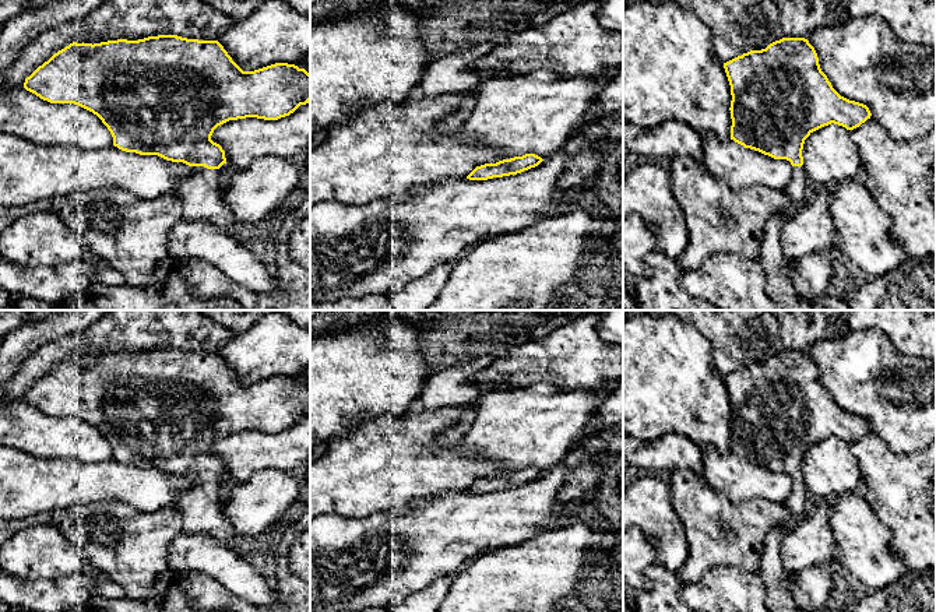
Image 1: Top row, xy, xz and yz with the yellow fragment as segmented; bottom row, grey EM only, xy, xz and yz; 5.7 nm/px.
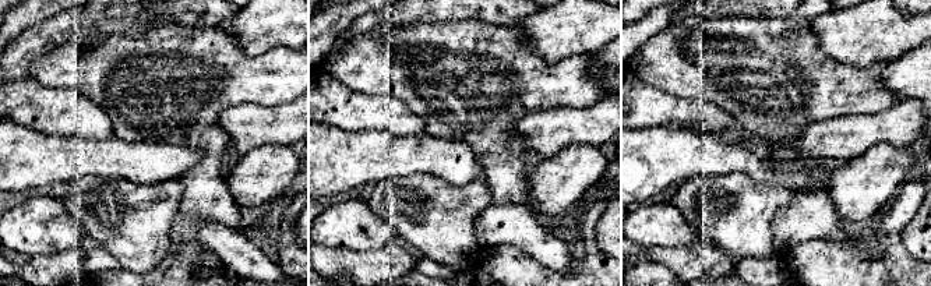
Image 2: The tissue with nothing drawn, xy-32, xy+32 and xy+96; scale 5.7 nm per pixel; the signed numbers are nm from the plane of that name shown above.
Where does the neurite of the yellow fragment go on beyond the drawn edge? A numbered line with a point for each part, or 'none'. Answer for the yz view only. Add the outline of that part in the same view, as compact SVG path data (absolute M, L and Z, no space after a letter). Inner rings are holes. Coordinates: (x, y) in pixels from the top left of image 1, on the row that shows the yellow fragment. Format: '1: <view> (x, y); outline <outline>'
1: yz (776, 266); outline M794 166L791 182L782 190L788 197L789 210L770 217L761 235L759 263L766 278L766 293L782 310L813 310L813 305L802 299L791 284L791 260L782 253L780 242L785 222L805 204L805 191L809 183L805 166Z

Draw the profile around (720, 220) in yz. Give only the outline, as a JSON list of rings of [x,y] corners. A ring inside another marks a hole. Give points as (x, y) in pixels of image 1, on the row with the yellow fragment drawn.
[[[689,156],[673,158],[669,175],[689,232],[687,247],[678,260],[682,271],[697,268],[717,253],[759,260],[767,219],[789,210],[782,190],[766,186],[733,190]]]

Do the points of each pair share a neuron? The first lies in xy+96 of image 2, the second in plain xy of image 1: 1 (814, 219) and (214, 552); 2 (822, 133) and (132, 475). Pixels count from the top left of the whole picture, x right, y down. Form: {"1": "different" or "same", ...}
{"1": "same", "2": "different"}

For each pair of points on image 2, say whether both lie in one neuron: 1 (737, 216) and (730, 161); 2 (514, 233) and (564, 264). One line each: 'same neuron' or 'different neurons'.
1: different neurons
2: same neuron

